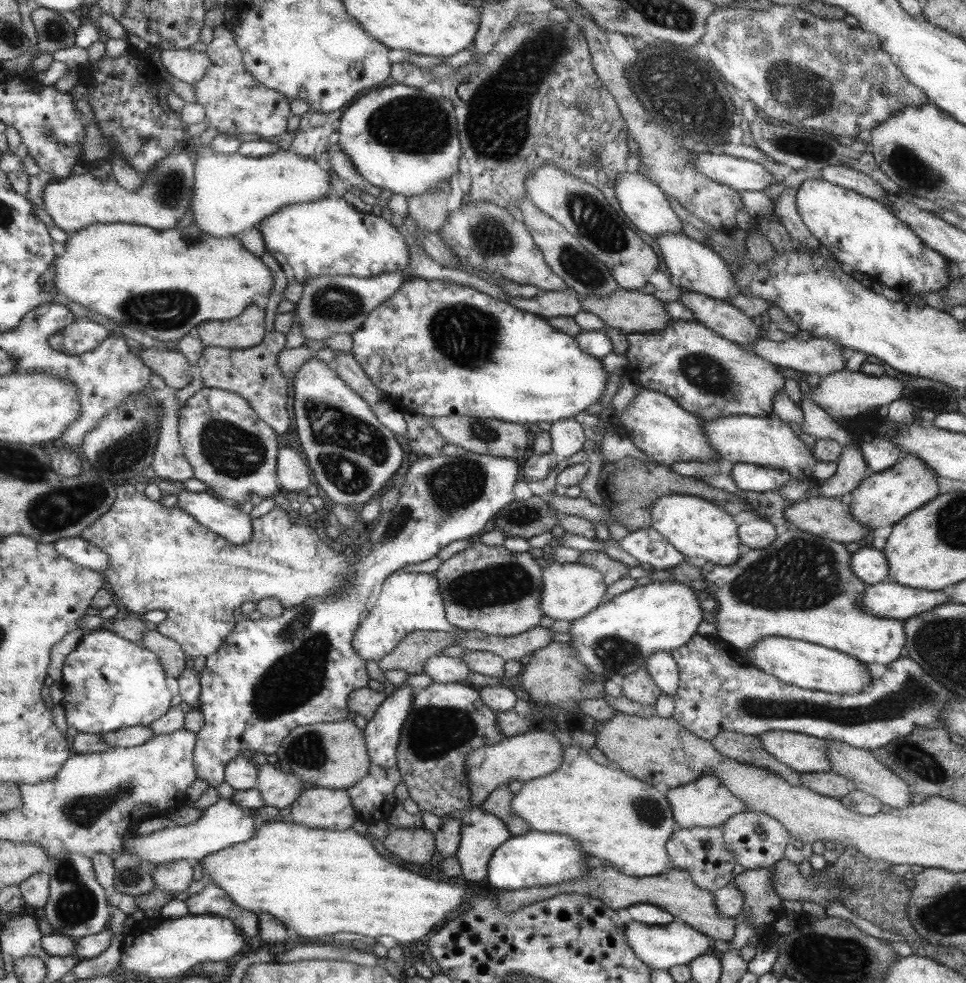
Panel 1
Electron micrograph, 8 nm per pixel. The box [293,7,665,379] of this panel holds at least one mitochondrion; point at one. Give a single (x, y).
(498, 130)

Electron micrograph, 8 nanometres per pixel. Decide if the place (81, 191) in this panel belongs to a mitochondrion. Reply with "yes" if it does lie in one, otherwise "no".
no

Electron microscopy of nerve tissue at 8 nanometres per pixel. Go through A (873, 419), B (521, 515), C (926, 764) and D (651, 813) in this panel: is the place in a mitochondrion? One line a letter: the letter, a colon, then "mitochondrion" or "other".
A: other
B: mitochondrion
C: mitochondrion
D: mitochondrion

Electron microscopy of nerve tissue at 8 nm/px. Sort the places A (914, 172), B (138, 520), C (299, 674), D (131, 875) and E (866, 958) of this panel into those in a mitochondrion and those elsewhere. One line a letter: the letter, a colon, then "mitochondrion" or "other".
A: mitochondrion
B: other
C: mitochondrion
D: mitochondrion
E: mitochondrion

